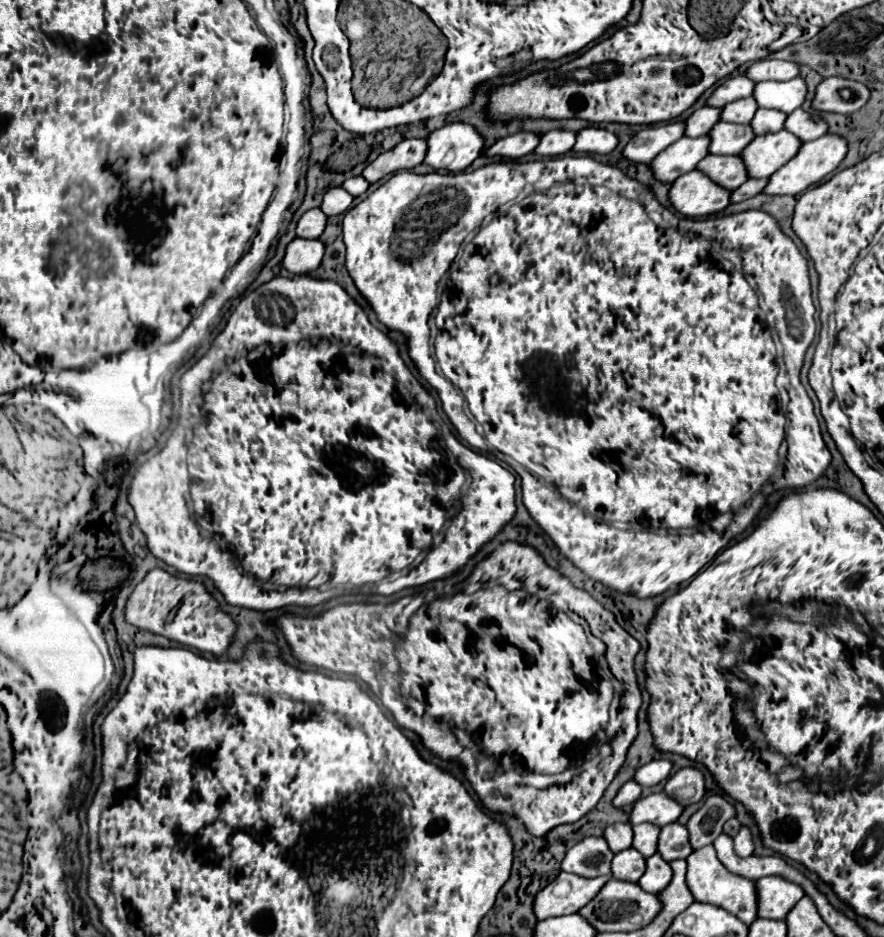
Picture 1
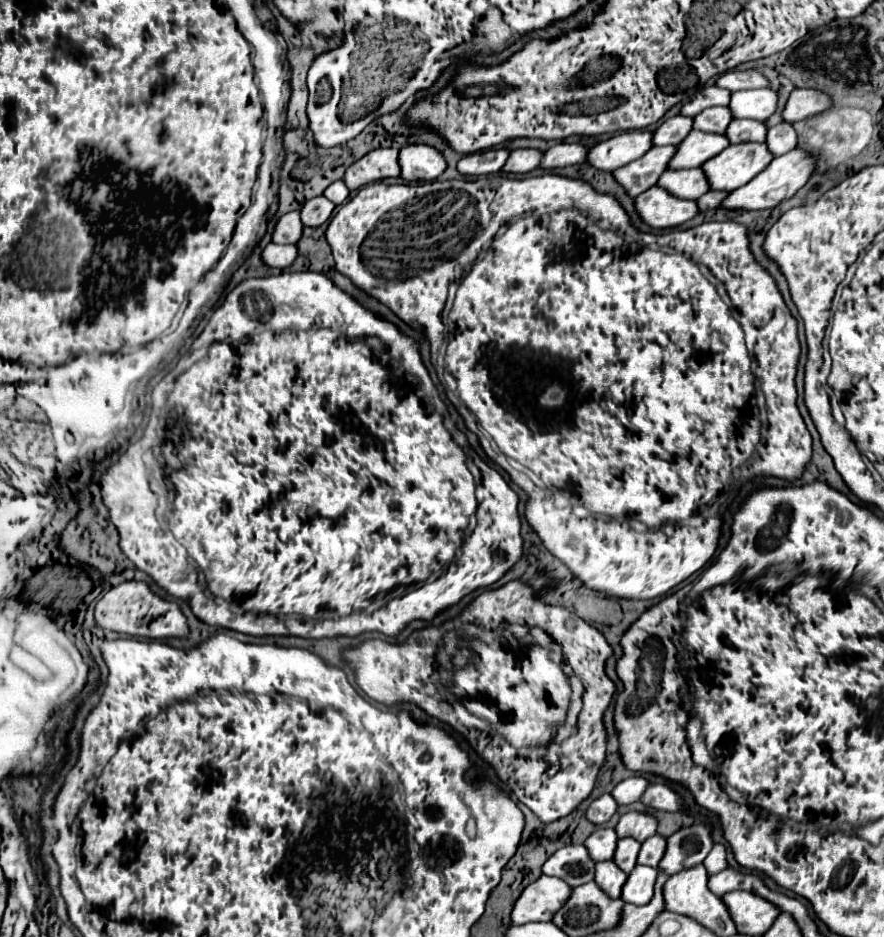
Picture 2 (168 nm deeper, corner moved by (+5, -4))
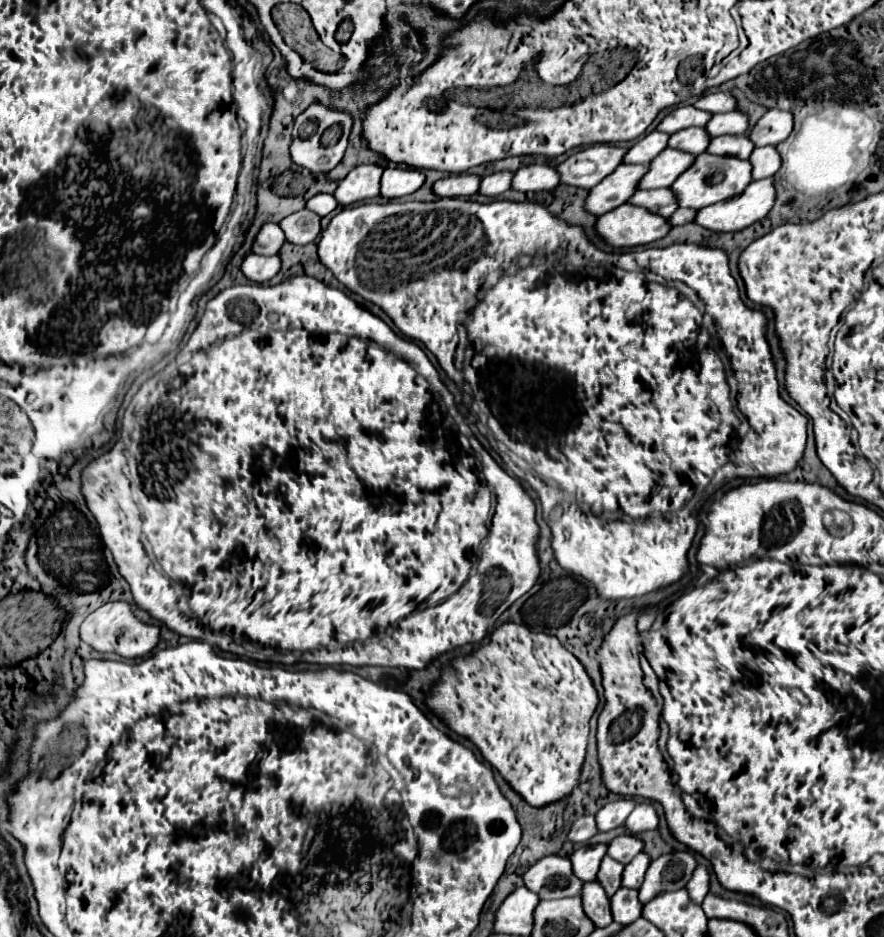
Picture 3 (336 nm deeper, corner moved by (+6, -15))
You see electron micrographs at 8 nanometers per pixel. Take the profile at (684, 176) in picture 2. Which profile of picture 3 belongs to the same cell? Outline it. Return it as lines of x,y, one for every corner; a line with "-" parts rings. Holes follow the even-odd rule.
656,188
656,190
638,190
628,204
634,206
642,206
648,212
654,212
658,216
670,216
678,204
676,204
676,196
670,192
670,188

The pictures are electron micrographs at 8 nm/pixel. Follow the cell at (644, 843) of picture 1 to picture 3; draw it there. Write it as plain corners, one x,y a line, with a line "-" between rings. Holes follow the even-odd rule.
604,856
602,858
602,864
600,864
600,870
598,870
598,884
602,884
604,892
608,896
612,896
618,888
620,888
620,882
622,882
622,864
612,860
610,856

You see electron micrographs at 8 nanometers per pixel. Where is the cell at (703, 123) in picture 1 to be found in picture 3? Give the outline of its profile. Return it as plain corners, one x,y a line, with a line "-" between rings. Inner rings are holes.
650,132
646,136
642,136
628,152
626,156
622,158
624,164
650,164
650,160
654,156
658,156
664,148
666,148
666,142
668,142
668,134
664,132

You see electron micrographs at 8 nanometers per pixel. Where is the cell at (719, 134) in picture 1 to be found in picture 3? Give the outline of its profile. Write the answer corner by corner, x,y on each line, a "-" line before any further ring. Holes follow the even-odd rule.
666,148
662,150
648,166
646,176
638,182
638,190
654,190
670,186
690,164
694,162
692,154

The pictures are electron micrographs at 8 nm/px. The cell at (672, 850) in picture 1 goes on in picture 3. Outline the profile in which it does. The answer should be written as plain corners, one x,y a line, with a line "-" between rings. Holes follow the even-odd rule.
640,852
630,864
626,864
624,872
622,872
622,886
638,890
640,884
642,884
642,880
644,880
644,872
648,870
650,862
652,862
650,856
644,854
644,852

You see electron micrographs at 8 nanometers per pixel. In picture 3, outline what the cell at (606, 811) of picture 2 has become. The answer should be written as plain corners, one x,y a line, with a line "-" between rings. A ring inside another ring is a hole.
580,816
578,820
574,820
570,832
568,832
568,840
570,842
586,842
596,834
596,822
594,816

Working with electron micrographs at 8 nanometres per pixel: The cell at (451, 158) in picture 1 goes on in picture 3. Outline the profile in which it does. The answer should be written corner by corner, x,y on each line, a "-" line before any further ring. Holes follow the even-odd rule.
390,166
384,170
380,180
380,196
382,198
402,198
406,194
416,192
424,182
424,174
414,168

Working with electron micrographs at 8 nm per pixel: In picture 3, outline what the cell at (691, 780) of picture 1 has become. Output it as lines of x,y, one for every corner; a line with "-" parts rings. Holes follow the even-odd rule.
638,804
634,812
626,818
624,826
630,830
630,834
636,834
636,836
646,830
654,830
658,826
656,810
650,804

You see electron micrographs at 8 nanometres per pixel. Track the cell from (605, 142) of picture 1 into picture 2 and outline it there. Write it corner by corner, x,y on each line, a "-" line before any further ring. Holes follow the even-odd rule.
559,143
545,151
541,167
543,169
555,169
555,167
565,167
565,165
577,165
587,161
589,147
583,143

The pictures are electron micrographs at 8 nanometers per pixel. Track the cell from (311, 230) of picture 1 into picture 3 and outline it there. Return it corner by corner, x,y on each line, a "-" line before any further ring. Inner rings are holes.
264,224
260,232
256,234
256,240
252,244
252,252
260,256
274,256
280,246
284,244
284,232
278,224

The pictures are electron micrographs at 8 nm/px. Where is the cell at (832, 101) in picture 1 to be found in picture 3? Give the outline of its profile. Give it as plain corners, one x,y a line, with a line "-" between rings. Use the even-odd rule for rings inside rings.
768,110
750,130
754,146
776,146
792,132
792,114
782,110

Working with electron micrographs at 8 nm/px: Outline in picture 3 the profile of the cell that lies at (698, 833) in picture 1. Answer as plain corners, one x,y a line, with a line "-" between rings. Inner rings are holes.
670,852
652,860
646,870
646,878
642,888
638,890
638,898
642,904
650,902
654,896
674,892
684,888
696,868
696,858
692,852

